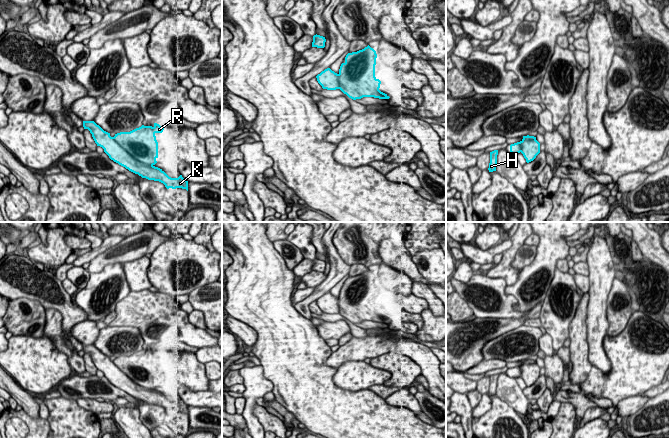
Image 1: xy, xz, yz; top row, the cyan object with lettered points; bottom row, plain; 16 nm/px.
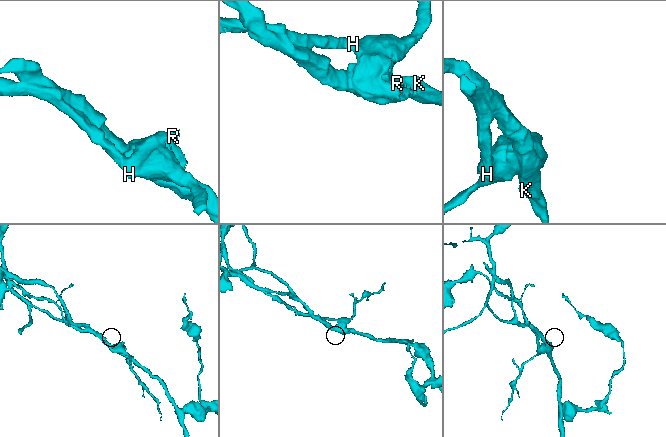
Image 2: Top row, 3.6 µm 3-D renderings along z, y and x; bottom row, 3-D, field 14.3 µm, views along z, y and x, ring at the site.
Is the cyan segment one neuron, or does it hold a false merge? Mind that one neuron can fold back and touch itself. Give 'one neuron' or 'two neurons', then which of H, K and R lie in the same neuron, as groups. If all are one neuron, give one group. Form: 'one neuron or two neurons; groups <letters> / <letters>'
two neurons; groups H R / K

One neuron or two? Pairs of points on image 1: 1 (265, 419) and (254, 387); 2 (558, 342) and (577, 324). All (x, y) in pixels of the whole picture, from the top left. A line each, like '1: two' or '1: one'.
1: two
2: two

